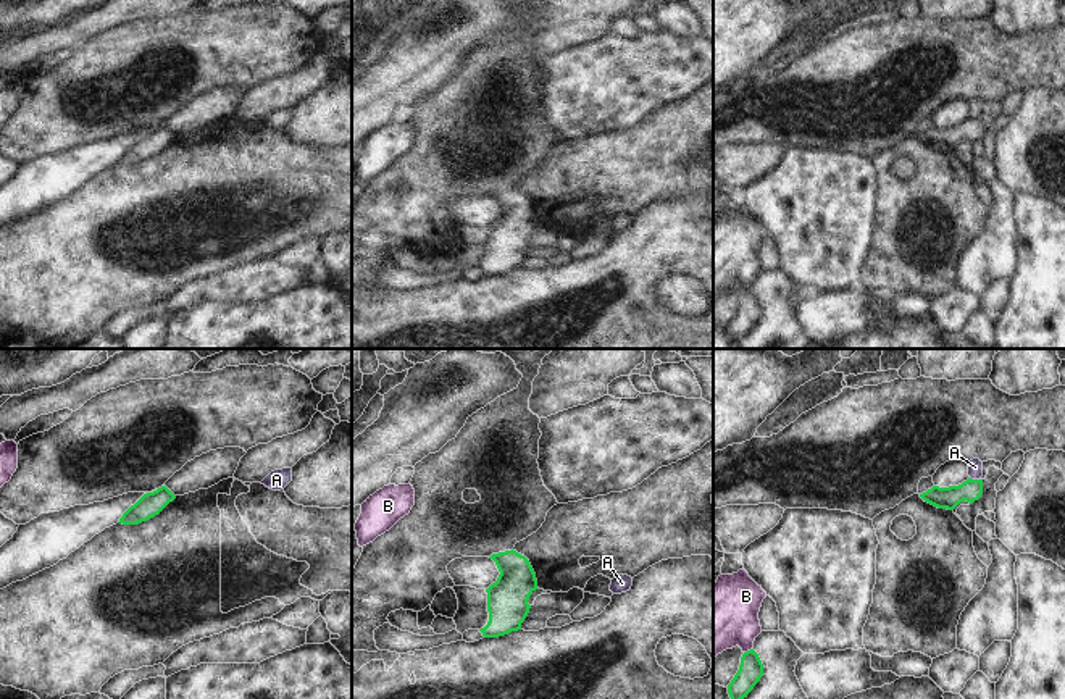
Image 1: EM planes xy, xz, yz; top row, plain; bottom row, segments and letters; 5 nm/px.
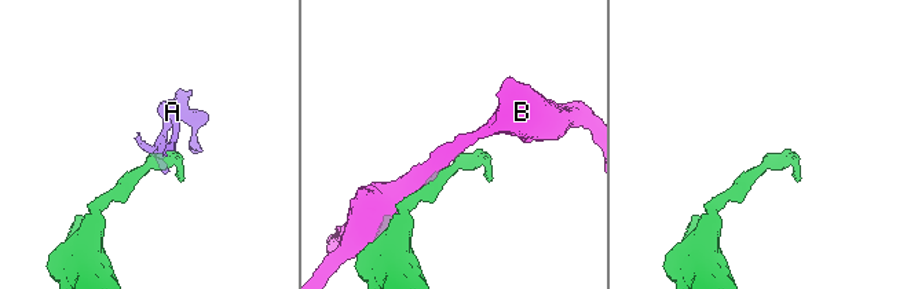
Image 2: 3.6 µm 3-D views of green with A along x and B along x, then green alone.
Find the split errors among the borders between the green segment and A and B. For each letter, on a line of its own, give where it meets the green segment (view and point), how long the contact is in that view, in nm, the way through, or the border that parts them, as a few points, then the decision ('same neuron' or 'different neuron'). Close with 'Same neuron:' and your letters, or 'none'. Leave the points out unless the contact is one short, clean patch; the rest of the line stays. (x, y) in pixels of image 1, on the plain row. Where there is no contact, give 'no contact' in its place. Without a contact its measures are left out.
A: yz (975, 118) | 60 nm | along yz (970, 115), (980, 118) | different neuron
B: yz (747, 289) | 50 nm | different neuron
Same neuron: none

